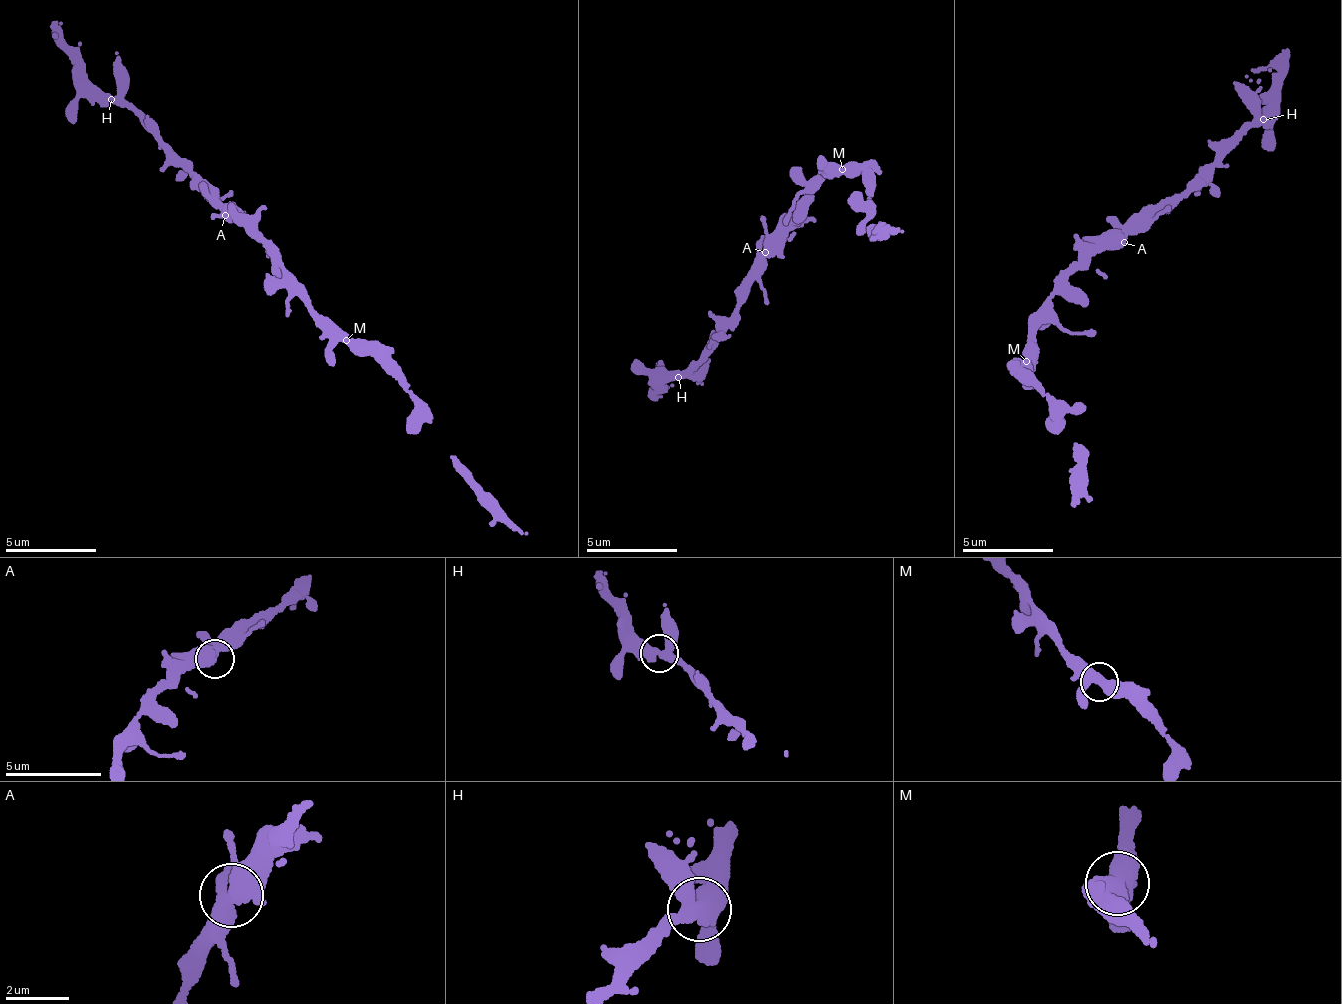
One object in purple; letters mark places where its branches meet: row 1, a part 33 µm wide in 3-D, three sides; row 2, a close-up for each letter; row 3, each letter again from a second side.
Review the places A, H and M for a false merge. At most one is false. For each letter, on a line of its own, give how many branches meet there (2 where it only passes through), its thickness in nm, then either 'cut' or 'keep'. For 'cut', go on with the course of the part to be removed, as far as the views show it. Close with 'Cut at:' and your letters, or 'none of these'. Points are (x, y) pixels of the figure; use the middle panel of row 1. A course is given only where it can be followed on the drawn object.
A: 3 branches meet; 360 nm thick; keep
H: 3 branches meet; 380 nm thick; keep
M: 3 branches meet; 360 nm thick; keep
Cut at: none of these

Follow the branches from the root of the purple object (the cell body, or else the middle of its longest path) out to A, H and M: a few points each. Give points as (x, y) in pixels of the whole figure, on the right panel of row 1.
A: (1069, 274), (1090, 255), (1112, 249), (1124, 242)
H: (1069, 274), (1078, 263), (1107, 250), (1189, 192), (1198, 174), (1216, 163), (1246, 126), (1262, 120)
M: (1069, 274), (1063, 289), (1051, 297), (1049, 309), (1022, 355), (1026, 361)

